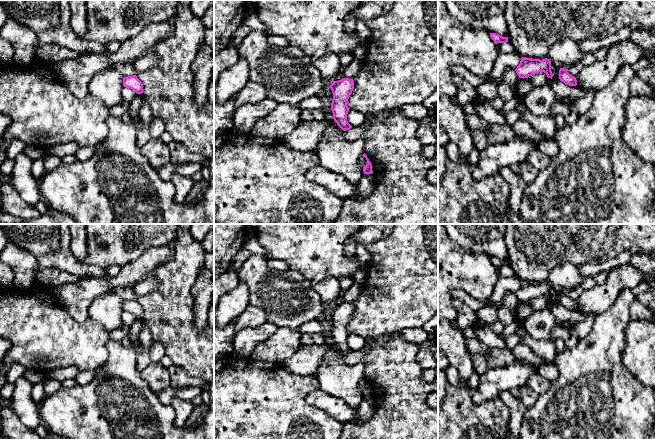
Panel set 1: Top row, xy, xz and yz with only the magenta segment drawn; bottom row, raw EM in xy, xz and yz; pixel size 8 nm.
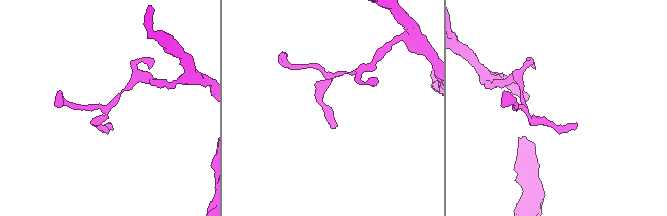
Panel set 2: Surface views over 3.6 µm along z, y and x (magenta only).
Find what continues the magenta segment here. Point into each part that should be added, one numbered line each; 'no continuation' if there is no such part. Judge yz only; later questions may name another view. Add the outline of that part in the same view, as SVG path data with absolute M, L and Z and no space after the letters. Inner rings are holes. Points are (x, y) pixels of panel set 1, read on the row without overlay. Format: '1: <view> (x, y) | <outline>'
no continuation

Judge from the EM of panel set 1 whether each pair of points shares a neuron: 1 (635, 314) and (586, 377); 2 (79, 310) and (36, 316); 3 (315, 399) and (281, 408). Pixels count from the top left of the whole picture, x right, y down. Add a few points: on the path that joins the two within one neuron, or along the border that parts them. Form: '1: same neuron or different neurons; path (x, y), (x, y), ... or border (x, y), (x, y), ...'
1: different neurons; border (636, 297), (630, 305), (630, 320)
2: different neurons; border (60, 304), (77, 322), (82, 323), (88, 318)
3: different neurons; border (311, 391), (305, 401), (326, 414)

